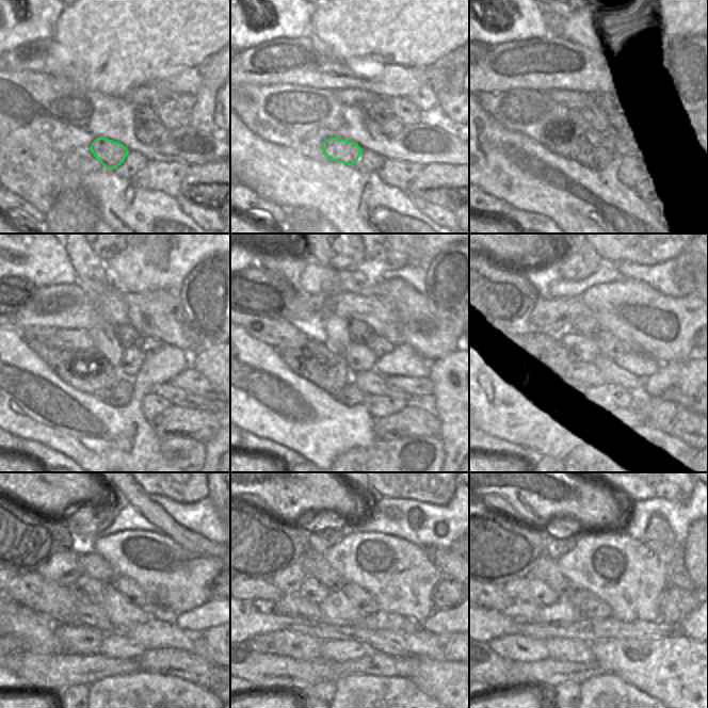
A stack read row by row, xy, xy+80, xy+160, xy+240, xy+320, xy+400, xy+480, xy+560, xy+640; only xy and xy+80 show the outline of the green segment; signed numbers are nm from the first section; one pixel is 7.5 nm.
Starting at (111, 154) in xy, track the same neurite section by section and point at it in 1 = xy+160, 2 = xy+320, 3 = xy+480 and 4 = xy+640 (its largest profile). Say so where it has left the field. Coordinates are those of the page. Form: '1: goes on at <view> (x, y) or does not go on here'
1: goes on at xy+160 (577, 147)
2: goes on at xy+320 (316, 363)
3: goes on at xy+480 (22, 590)
4: goes on at xy+640 (493, 597)

